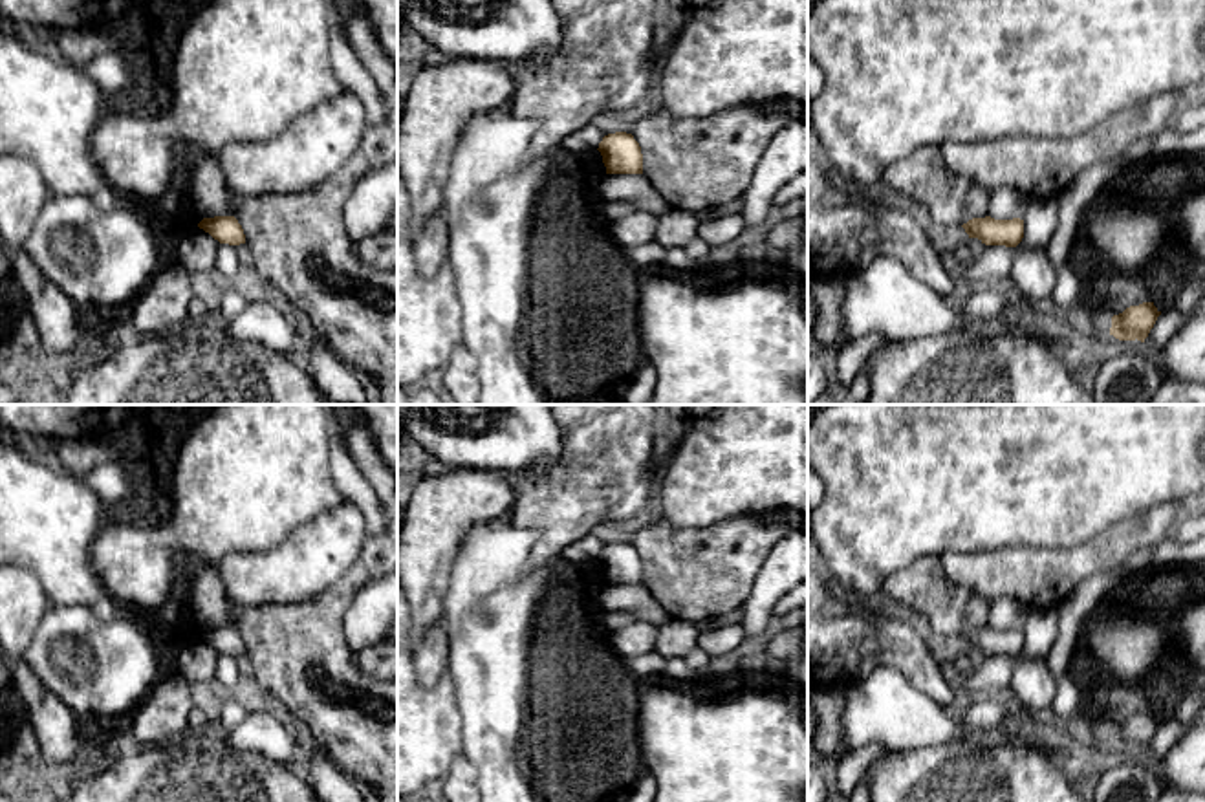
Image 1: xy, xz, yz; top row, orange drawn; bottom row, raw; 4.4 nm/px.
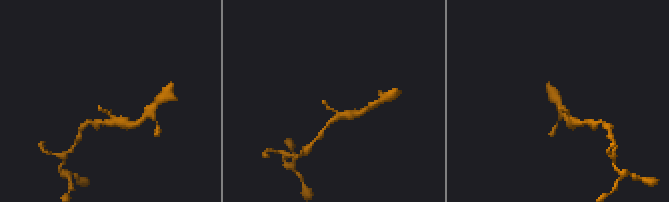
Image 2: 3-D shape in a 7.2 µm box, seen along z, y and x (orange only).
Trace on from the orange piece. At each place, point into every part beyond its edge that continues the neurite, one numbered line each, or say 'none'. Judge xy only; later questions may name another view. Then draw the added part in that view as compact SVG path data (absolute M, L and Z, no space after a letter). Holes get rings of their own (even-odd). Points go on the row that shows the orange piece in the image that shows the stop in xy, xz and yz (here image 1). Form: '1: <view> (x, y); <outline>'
none

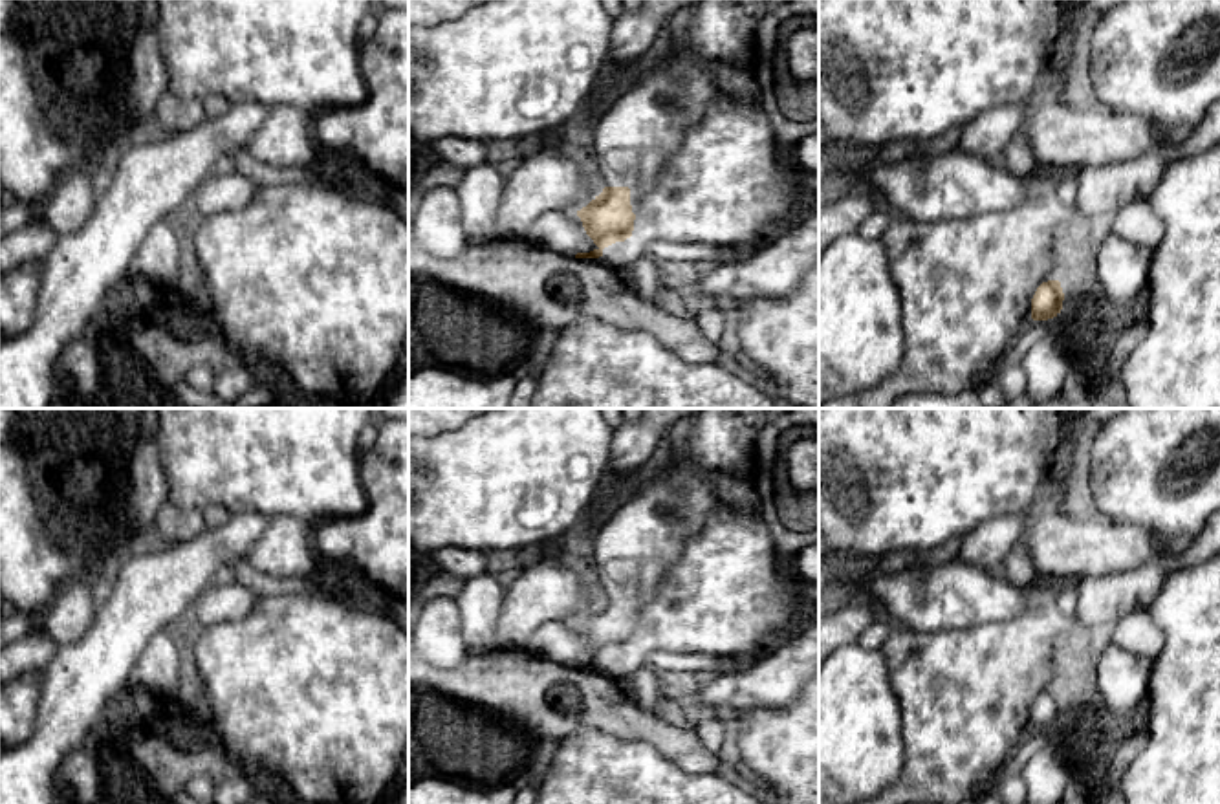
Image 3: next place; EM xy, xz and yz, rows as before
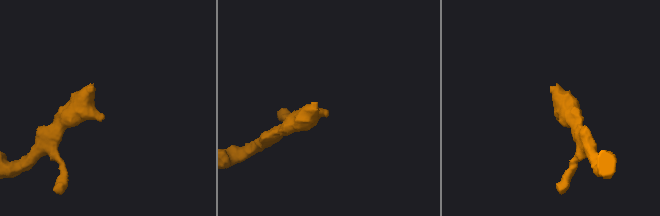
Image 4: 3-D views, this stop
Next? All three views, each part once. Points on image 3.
1: xz (634, 136); M696 0L692 22L683 48L670 46L665 38L645 70L617 92L595 115L586 132L586 148L594 154L594 174L605 187L628 187L630 205L636 214L639 198L654 187L658 176L667 168L683 141L683 134L696 125L707 104L716 97L720 86L709 70L711 64L751 70L757 53L757 27L771 13L773 0Z

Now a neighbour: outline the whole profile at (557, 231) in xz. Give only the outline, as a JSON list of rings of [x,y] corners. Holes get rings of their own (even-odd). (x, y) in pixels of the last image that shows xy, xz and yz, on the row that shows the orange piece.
[[[550,211],[539,216],[528,231],[526,240],[550,253],[575,256],[599,249],[586,234],[577,212]]]

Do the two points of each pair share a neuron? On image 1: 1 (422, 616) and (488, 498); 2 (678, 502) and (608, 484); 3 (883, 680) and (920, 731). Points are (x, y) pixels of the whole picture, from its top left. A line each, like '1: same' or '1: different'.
1: same
2: different
3: same

